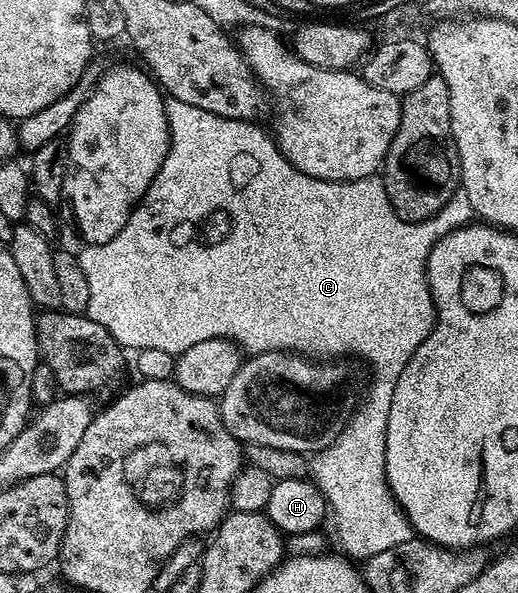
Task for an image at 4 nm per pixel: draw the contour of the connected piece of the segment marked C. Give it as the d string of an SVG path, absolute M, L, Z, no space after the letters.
M172 99L166 100L166 117L170 127L170 149L156 178L142 195L141 202L135 206L128 222L124 222L124 230L120 230L116 238L103 244L86 244L83 252L77 253L80 266L84 270L84 278L88 278L88 306L85 315L104 327L115 342L126 350L151 347L177 354L188 350L188 346L196 346L196 342L204 342L208 338L224 338L234 341L246 354L296 352L307 358L359 356L362 360L370 360L370 368L374 371L374 377L370 380L370 393L359 404L357 401L356 407L349 413L341 434L327 448L321 448L319 452L313 453L308 464L308 472L324 494L332 524L334 520L338 540L342 543L341 551L349 559L365 562L376 554L381 554L386 548L400 546L400 542L415 539L414 527L396 502L386 477L388 410L392 410L392 394L396 390L396 382L404 366L408 366L420 342L424 342L424 338L428 338L428 334L434 329L434 303L426 281L426 259L432 246L441 236L447 236L454 228L463 228L475 219L474 207L472 202L468 202L468 194L461 190L454 192L450 201L430 220L402 220L390 204L386 183L382 181L381 175L375 174L359 180L312 178L296 170L296 166L292 166L292 162L288 162L288 158L284 158L284 154L278 149L273 135L266 133L265 136L257 128L257 123L225 120L223 116L217 116L208 110L188 106L188 102Z

